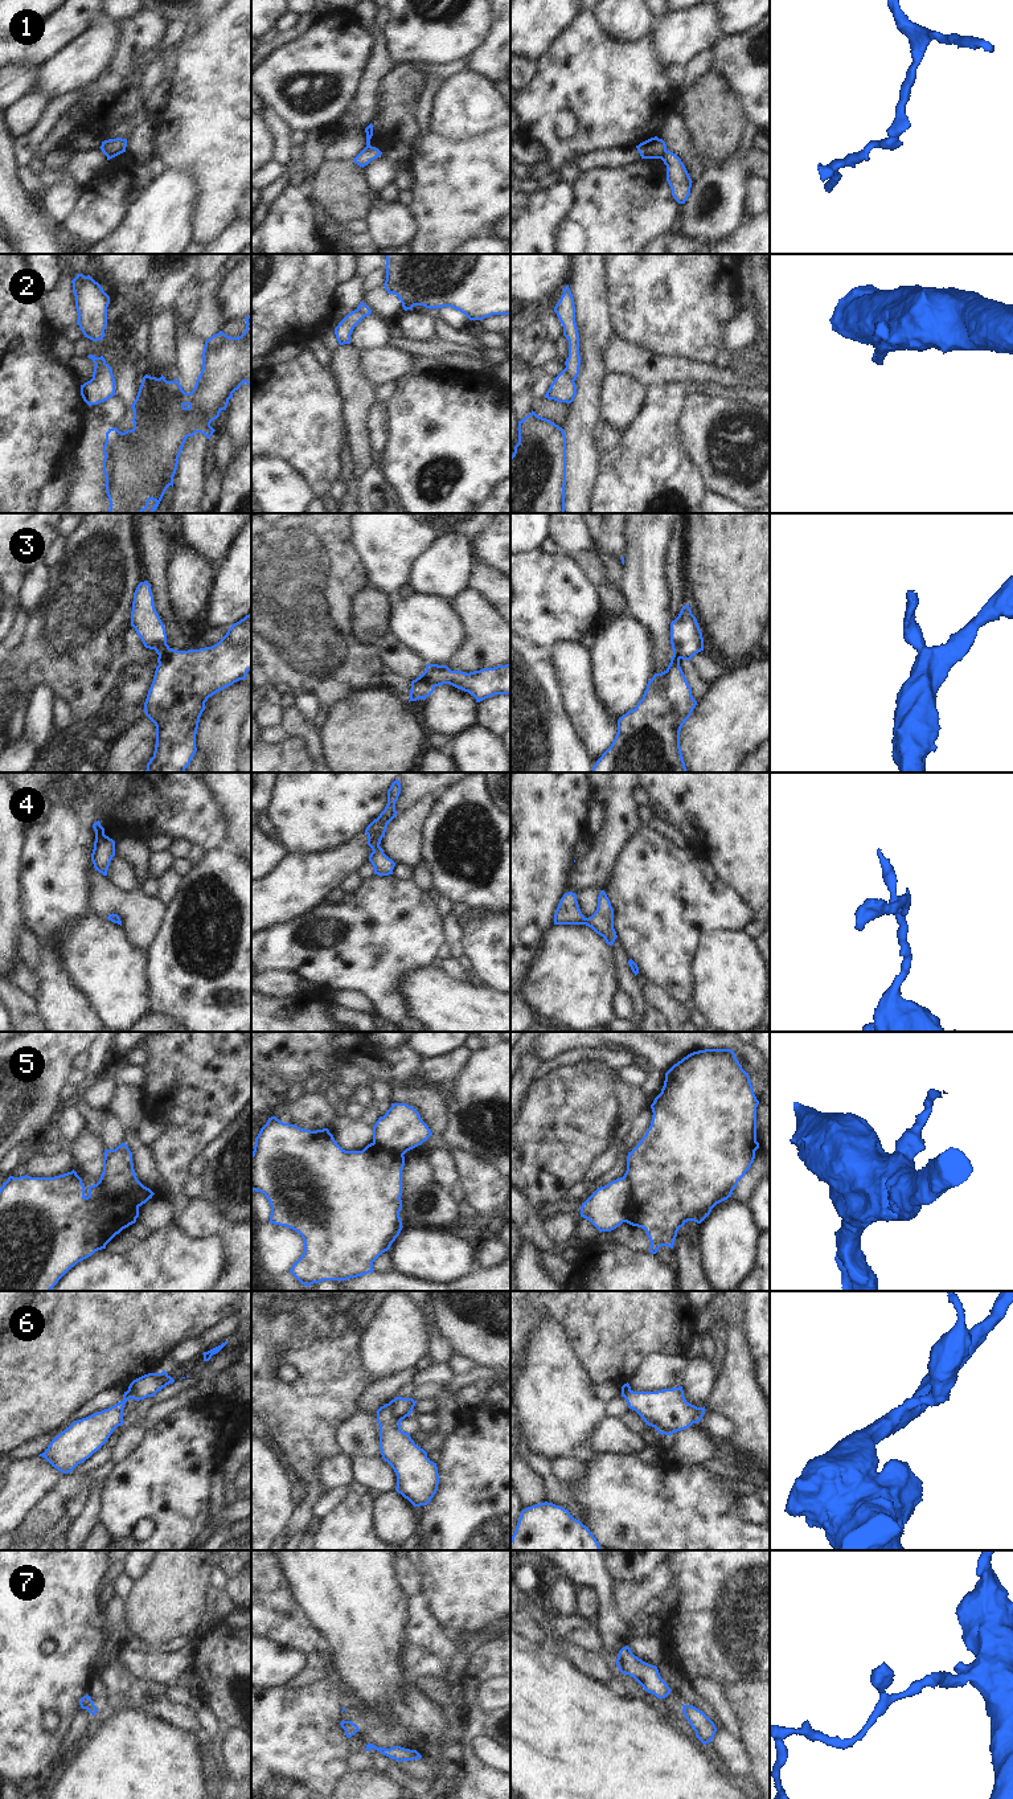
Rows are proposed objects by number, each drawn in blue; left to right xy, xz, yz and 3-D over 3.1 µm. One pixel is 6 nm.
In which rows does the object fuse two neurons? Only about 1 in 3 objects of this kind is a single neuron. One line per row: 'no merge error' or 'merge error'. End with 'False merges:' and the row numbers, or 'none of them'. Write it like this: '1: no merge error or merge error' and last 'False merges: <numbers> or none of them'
1: merge error
2: merge error
3: merge error
4: no merge error
5: merge error
6: merge error
7: no merge error
False merges: 1, 2, 3, 5, 6

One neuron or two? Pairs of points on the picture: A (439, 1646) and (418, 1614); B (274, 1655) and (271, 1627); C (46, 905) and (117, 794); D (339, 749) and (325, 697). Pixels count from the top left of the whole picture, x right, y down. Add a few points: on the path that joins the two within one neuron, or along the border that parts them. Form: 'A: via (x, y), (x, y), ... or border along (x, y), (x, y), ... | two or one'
A: via (434, 1638), (419, 1622) | one
B: border along (265, 1636), (281, 1644), (292, 1646), (302, 1652) | two
C: via (54, 876), (57, 849), (87, 819) | one
D: border along (357, 695), (336, 701), (327, 711) | two

